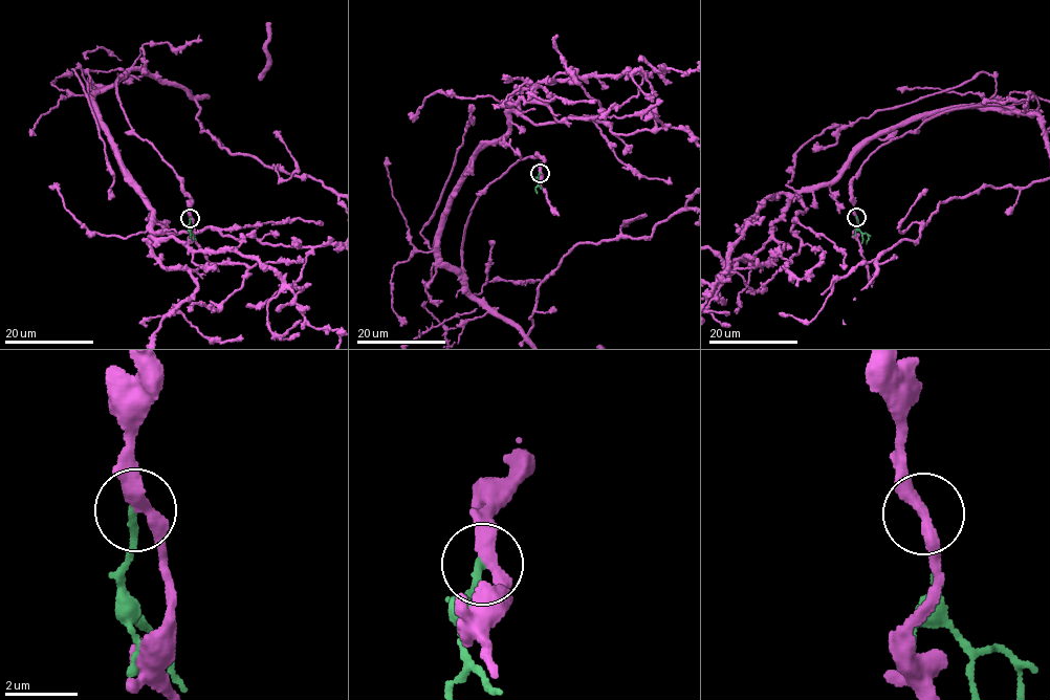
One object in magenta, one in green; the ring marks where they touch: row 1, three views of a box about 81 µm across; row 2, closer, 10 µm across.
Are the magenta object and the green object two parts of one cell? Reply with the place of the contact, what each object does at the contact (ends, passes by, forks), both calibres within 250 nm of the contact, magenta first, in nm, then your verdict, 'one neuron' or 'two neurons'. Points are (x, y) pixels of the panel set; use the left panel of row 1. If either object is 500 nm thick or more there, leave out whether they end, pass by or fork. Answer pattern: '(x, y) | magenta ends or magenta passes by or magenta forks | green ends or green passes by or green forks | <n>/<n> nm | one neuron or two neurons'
(190, 218) | magenta passes by | green ends | 320/200 nm | two neurons

